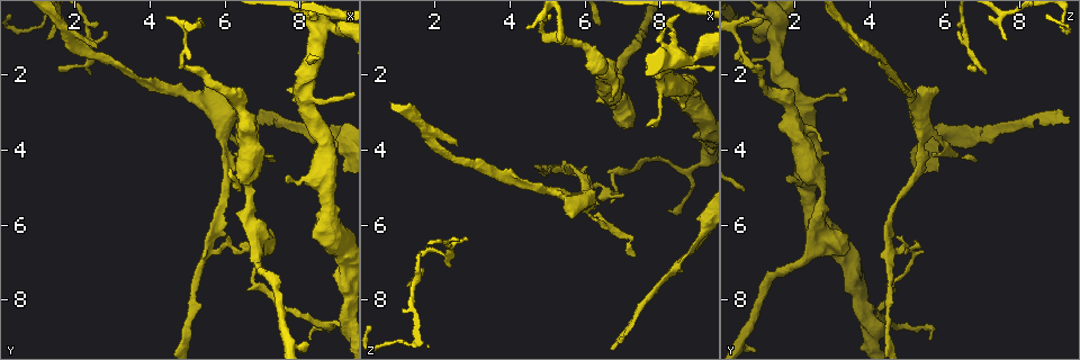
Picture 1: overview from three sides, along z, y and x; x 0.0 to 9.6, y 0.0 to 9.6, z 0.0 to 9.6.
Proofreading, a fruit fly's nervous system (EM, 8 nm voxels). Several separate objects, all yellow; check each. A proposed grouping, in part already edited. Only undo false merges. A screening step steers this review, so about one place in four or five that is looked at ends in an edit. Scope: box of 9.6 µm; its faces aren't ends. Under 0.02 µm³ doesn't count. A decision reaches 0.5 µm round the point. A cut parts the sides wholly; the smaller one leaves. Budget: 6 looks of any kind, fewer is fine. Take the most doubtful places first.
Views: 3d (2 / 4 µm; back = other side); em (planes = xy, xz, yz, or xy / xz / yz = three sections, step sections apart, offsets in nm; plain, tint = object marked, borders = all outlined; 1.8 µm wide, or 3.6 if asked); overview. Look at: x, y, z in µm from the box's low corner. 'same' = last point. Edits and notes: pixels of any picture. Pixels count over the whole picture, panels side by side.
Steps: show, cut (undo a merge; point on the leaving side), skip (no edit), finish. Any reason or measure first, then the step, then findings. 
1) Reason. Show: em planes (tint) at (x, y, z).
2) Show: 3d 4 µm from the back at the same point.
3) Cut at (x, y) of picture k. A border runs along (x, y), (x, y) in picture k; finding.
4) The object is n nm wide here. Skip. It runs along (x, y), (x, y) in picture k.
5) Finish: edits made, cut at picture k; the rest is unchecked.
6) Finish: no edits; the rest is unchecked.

Three-way junction. Show: em planes (tint) at (6.00, 3.55, 5.35).

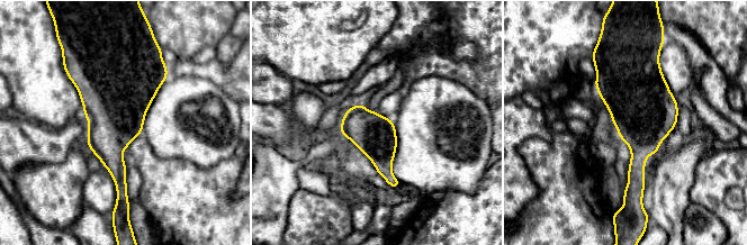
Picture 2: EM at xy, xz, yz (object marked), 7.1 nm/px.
Skip. All the same neuron.

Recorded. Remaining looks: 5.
Sharp bend. Show: em planes (tint) at (4.90, 1.75, 0.90).

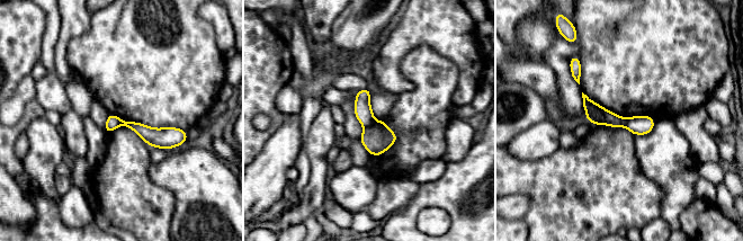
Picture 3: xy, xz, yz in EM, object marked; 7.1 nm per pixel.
Cut at (363, 110) of picture 3. A border runs along (375, 121), (364, 127) in picture 3; two neurons meet here.

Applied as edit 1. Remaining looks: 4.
Finish: edits made, cut at picture 3; the rest is unchecked.

